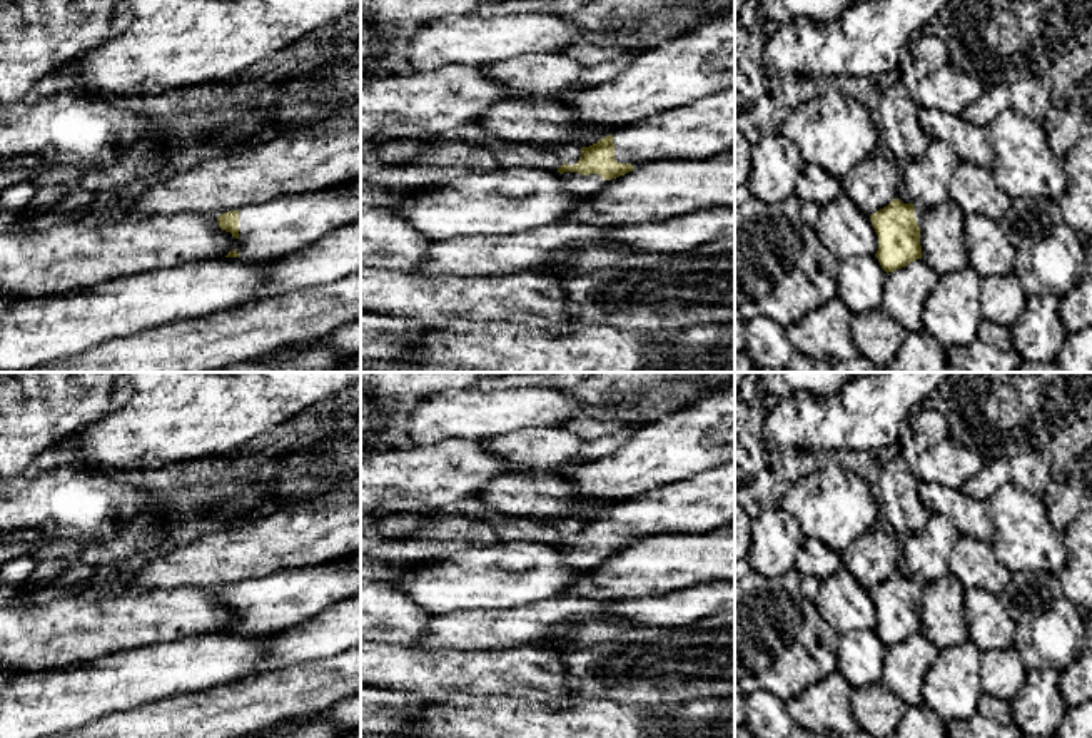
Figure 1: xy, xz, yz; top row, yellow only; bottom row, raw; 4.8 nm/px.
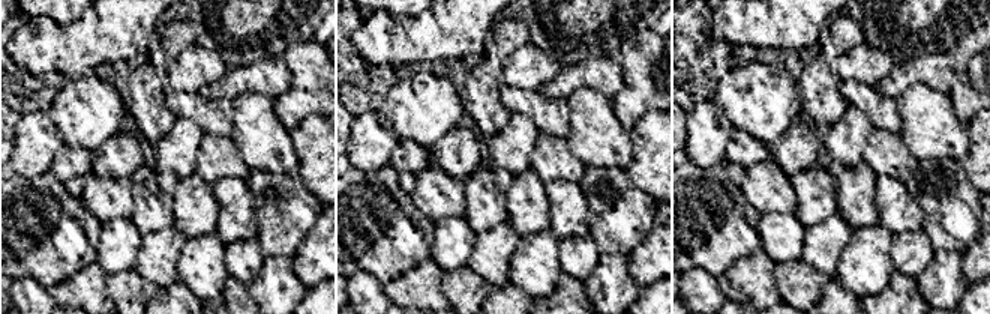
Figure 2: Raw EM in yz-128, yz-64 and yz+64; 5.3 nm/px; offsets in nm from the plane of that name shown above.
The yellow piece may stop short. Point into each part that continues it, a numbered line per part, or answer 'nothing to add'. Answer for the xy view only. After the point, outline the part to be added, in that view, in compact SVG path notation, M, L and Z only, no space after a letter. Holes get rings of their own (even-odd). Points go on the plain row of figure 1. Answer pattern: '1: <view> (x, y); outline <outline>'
1: xy (272, 603); outline M344 558L286 569L239 584L237 628L242 634L277 634L361 591L361 568Z

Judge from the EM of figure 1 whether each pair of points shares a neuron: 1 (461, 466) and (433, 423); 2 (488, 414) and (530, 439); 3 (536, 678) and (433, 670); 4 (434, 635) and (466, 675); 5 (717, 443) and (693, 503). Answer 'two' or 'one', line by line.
1: two
2: two
3: one
4: two
5: two

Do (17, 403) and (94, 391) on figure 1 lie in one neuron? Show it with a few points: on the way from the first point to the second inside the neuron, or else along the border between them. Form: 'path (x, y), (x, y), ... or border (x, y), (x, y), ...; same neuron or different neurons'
path (35, 403), (47, 391), (75, 391); same neuron

